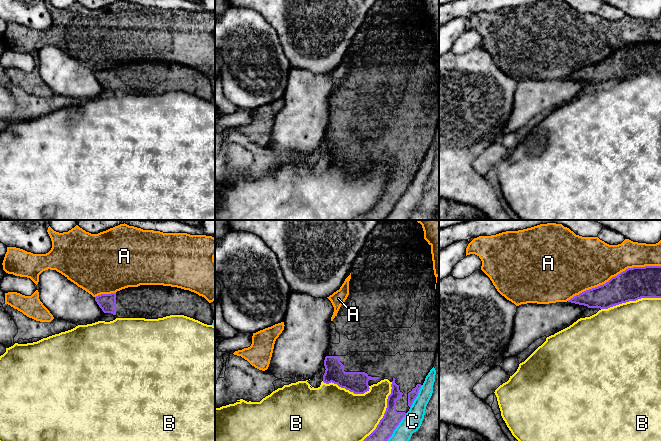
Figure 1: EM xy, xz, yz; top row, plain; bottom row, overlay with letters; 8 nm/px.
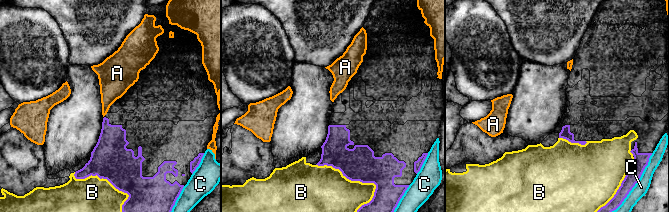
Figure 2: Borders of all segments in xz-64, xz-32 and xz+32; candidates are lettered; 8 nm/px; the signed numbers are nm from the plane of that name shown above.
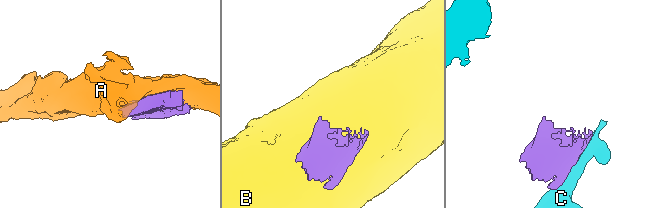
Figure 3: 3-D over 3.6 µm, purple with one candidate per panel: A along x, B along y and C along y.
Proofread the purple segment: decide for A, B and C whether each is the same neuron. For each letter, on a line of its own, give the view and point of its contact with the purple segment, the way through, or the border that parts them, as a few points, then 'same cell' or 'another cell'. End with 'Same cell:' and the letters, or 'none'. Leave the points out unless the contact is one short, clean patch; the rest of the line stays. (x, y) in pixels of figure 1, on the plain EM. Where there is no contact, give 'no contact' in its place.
A: meets purple in yz at (613, 53); another cell
B: meets purple in xz at (384, 190); another cell
C: meets purple in xz at (417, 171); another cell
Same cell: none

